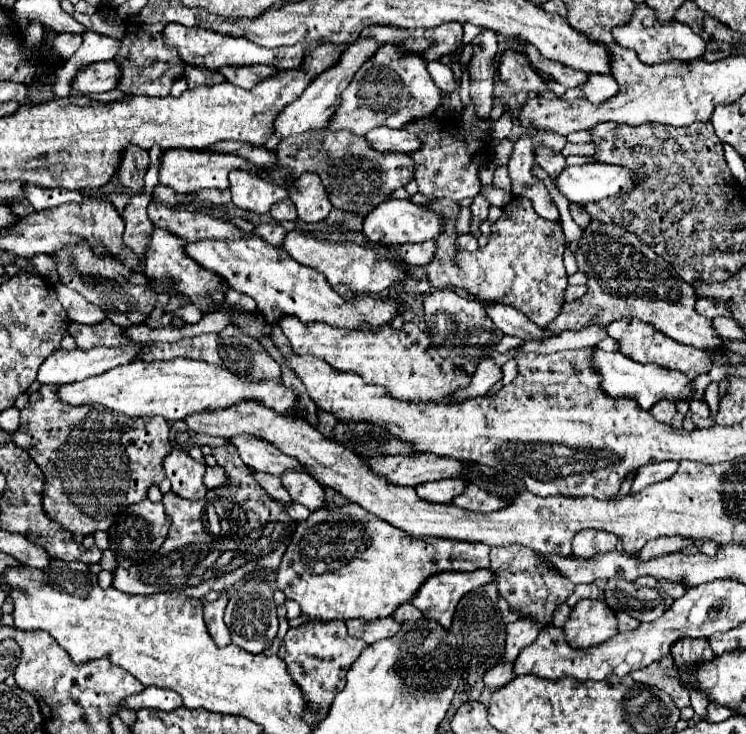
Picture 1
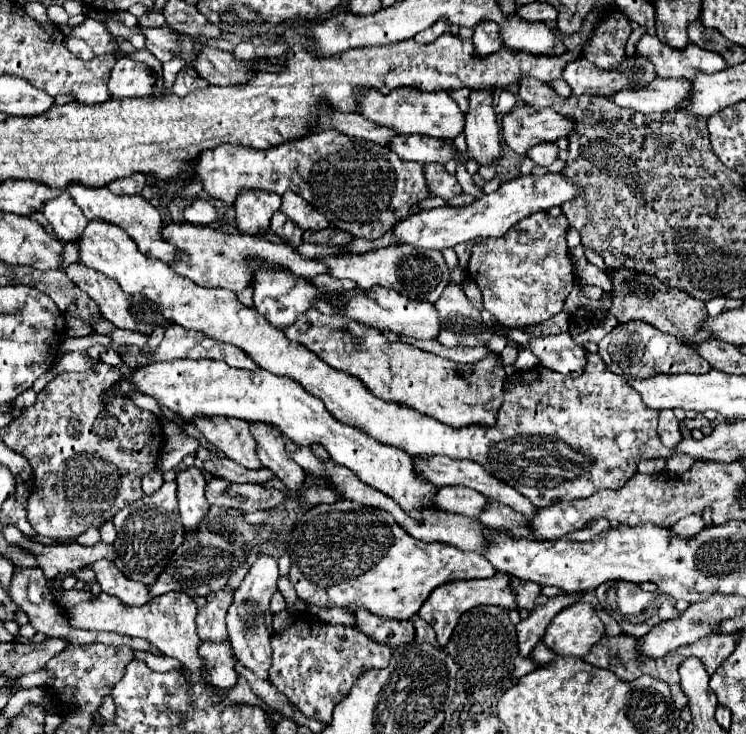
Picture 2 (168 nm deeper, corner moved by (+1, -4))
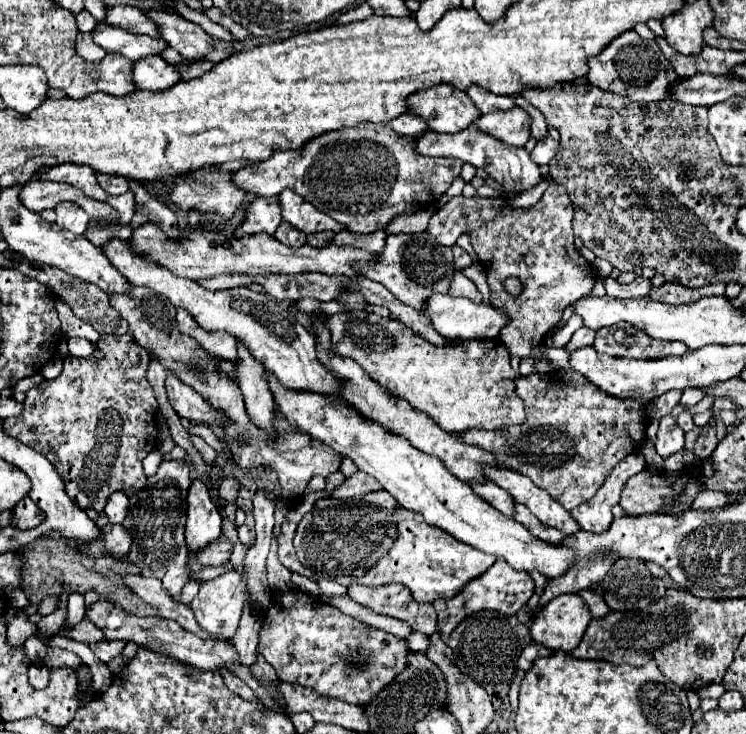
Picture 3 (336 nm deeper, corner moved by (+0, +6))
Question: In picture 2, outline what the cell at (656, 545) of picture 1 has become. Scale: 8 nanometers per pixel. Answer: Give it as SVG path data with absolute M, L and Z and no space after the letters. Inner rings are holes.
M686 516L682 518L678 524L670 526L670 532L674 536L682 536L682 538L694 538L700 530L704 528L704 520L698 516Z

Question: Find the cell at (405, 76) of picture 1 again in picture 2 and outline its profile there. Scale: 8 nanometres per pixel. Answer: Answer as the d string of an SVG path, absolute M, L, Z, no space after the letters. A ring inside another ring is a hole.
M400 86L390 90L388 96L376 88L368 88L356 94L356 110L366 120L396 130L396 134L426 134L432 138L454 138L464 128L464 112L446 92L424 92L414 86Z

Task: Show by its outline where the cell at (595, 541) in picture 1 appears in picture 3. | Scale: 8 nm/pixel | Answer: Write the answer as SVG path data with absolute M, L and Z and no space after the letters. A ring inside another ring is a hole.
M633 452L627 454L623 458L621 464L615 466L615 470L611 472L611 476L607 478L607 484L603 484L603 488L599 488L599 492L595 494L595 500L589 500L587 504L581 504L579 508L573 508L571 514L575 516L577 524L587 530L587 532L607 532L607 528L613 522L613 512L611 508L615 504L619 504L619 496L625 488L625 482L637 474L645 470L645 458L641 452Z

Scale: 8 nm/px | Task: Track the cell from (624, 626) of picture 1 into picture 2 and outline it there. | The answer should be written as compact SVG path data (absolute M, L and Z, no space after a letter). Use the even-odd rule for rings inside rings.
M600 610L598 614L600 614L600 620L604 622L604 626L606 626L606 630L608 630L608 632L606 632L608 636L620 636L620 634L624 634L624 630L618 626L618 622L616 622L610 614L606 614L604 610Z

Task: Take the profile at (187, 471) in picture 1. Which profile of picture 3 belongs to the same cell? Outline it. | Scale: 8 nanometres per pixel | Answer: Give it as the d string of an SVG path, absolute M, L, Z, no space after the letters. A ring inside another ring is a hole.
M193 480L187 496L187 524L185 542L197 552L221 536L221 516L211 502L209 490L201 480Z

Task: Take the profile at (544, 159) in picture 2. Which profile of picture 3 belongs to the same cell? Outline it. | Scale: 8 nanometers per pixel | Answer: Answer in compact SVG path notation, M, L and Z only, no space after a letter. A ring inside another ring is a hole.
M517 96L515 102L517 102L517 106L523 108L523 110L529 114L529 118L531 118L531 136L535 136L537 140L545 138L545 136L547 136L547 122L545 122L543 114L541 114L535 106L531 106L523 96Z

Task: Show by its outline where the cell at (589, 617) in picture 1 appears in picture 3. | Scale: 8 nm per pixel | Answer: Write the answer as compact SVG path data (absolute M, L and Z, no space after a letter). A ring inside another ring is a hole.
M561 594L539 608L529 624L529 634L533 642L549 650L571 652L583 638L589 622L591 612L583 604L583 598L577 594Z

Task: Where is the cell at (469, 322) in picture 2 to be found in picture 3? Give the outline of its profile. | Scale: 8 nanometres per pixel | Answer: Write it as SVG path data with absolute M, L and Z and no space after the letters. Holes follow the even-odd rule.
M455 272L453 280L451 280L451 290L449 290L449 294L451 294L451 296L467 296L467 298L471 298L471 300L475 300L475 302L481 302L481 300L483 300L483 298L481 298L481 292L477 290L477 286L475 286L465 274L461 274L461 272Z

